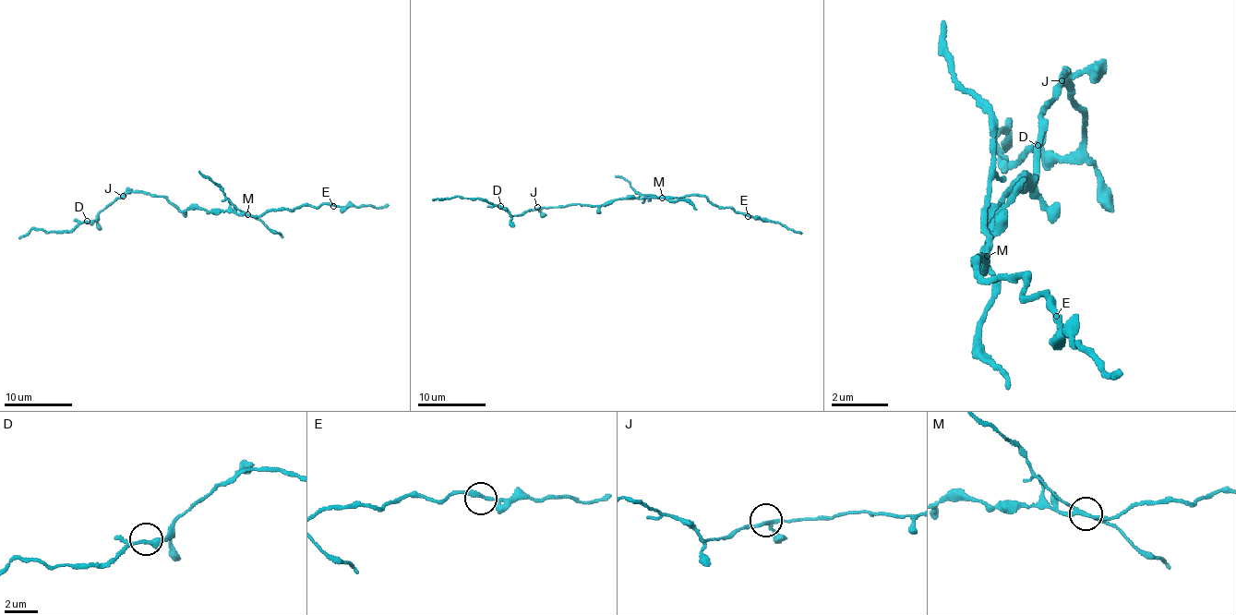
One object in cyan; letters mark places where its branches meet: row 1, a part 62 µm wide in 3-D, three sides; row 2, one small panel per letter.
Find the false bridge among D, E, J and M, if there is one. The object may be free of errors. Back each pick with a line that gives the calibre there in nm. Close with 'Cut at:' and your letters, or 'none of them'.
M: Thickness 200 nm
Cut at: M

